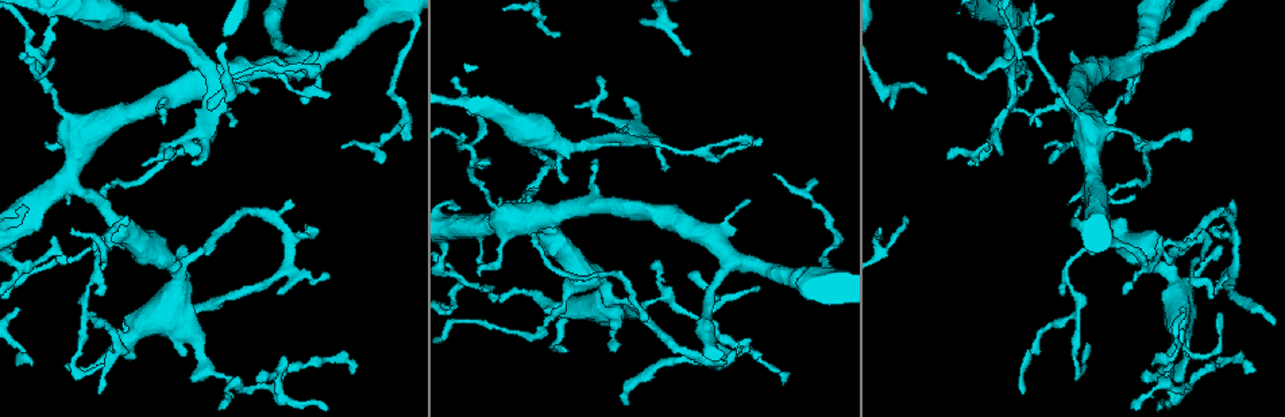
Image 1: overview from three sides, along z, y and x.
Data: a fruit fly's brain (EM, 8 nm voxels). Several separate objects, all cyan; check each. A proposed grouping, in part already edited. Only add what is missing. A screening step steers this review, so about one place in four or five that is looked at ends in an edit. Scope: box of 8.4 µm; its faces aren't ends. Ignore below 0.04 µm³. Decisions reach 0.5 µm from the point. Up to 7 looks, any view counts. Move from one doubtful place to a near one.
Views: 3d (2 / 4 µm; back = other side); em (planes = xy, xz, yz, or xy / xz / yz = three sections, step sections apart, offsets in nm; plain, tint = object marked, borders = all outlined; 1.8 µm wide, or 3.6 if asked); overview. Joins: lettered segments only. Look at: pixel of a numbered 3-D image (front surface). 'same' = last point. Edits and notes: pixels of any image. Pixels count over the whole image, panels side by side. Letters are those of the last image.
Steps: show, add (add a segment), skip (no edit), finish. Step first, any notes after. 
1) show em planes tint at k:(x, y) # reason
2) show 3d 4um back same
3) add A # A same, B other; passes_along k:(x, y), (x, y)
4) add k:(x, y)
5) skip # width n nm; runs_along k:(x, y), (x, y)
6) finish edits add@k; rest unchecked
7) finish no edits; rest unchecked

show 3d 4um at 1:(318, 65)

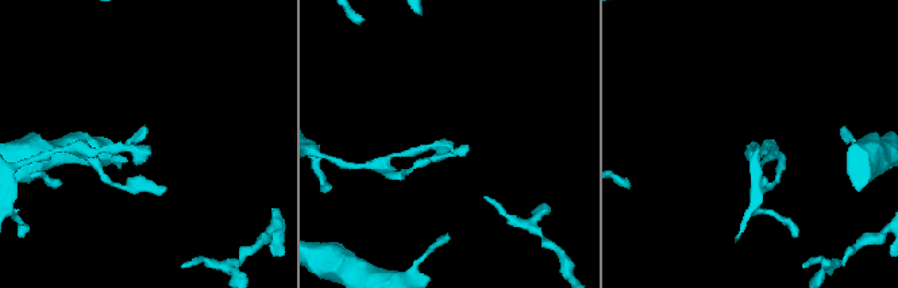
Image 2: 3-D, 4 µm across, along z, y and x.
show em xy step 8 tint at 2:(449, 151) # need the tissue

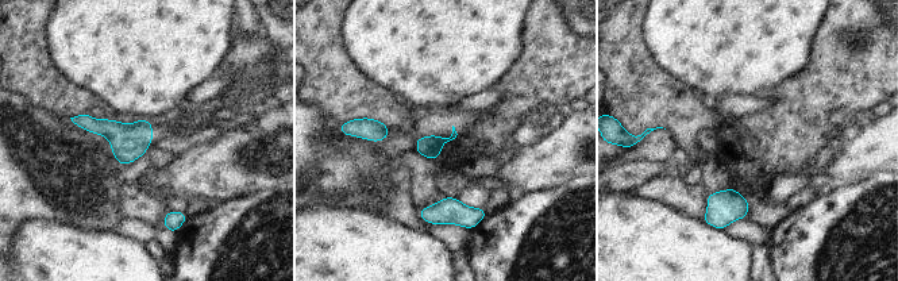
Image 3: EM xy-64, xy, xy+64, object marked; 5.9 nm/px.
show em planes borders same

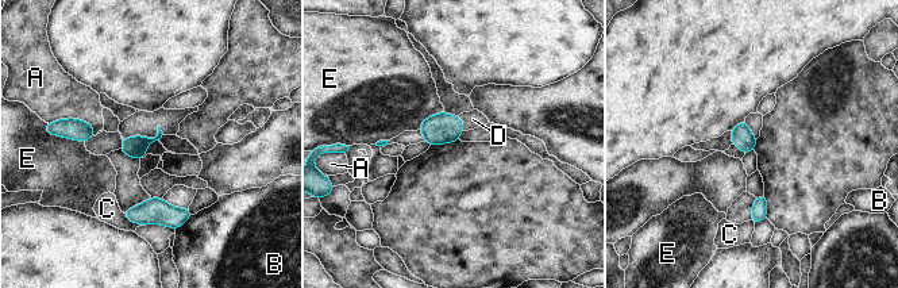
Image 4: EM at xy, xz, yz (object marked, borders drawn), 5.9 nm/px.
add D # width 130 nm; longest_contact A 240 nm; A other, B other, C other, D same, E other; the neuron continues

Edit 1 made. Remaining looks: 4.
show 3d 2um at 1:(948, 155) # thin end

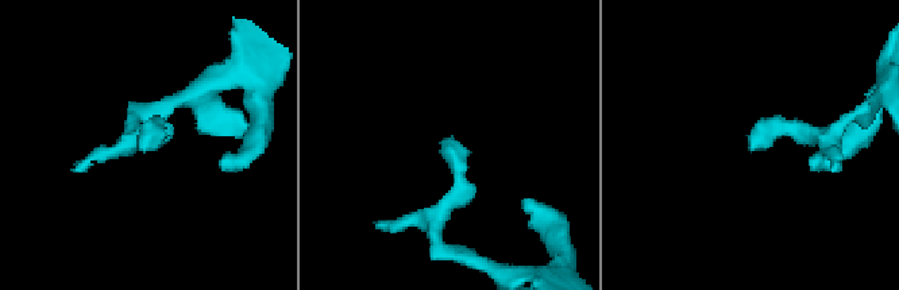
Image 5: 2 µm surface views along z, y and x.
show em yz step 4 tint at 5:(137, 142) # shape alone is not enough

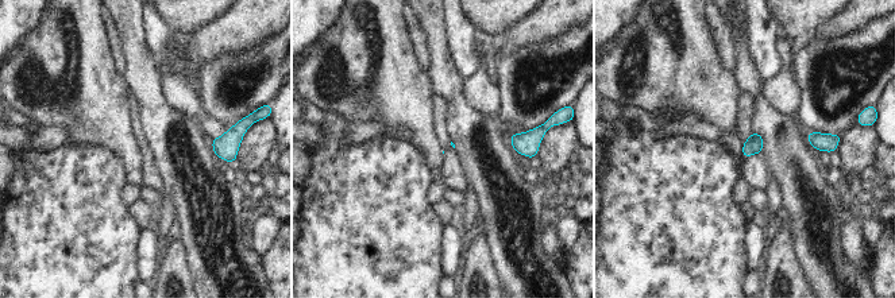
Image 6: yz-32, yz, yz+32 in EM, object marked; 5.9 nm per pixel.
show em planes borders same

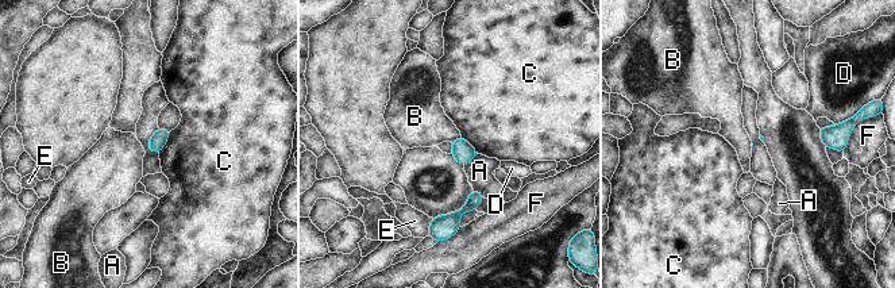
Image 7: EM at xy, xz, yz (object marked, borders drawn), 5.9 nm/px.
skip # A other, B other, C other, D other, E other, F other; border 7:(460, 135), (451, 142); no lettered segment goes on from it

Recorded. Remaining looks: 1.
finish edits add@4; rest unchecked

